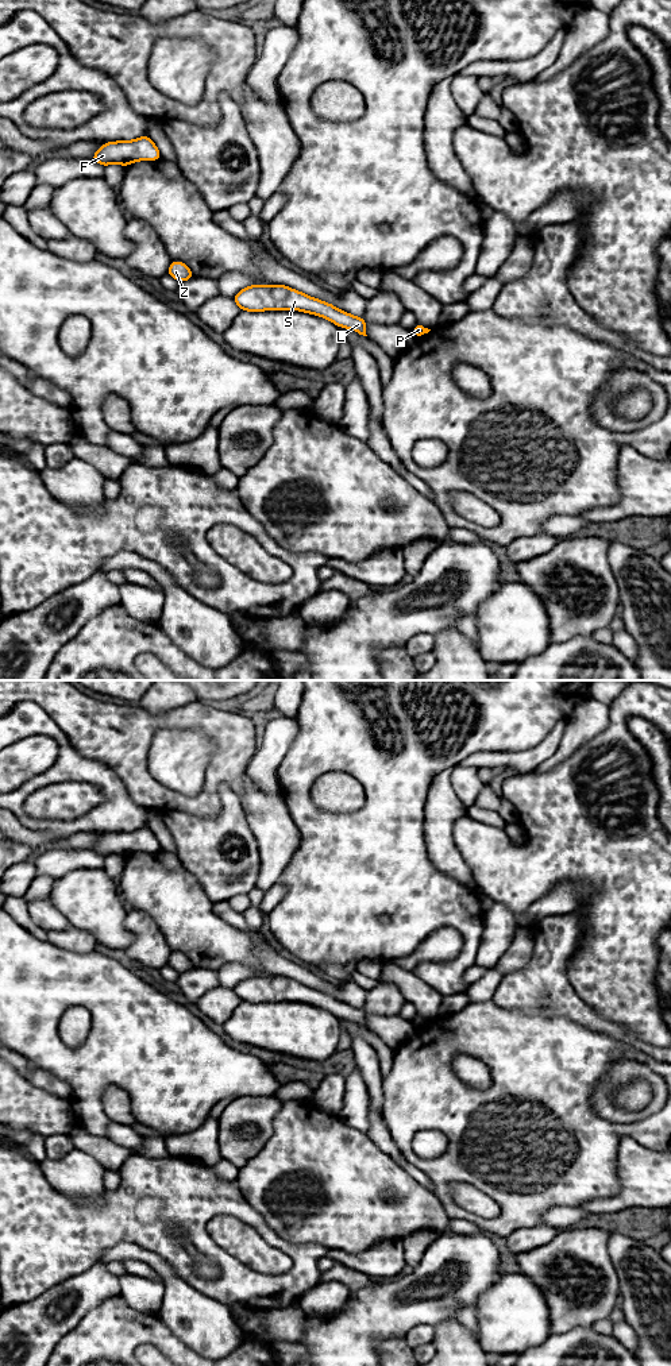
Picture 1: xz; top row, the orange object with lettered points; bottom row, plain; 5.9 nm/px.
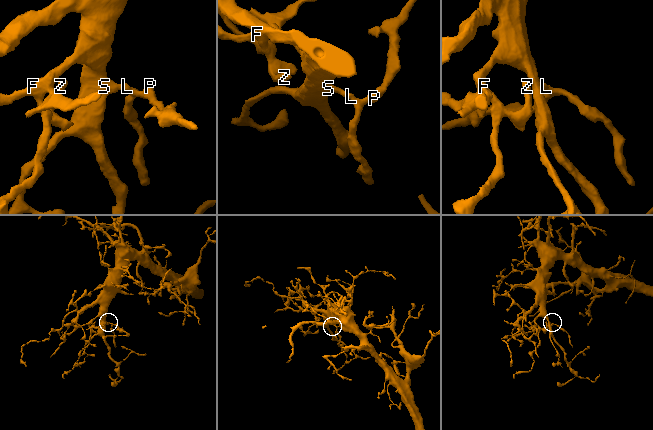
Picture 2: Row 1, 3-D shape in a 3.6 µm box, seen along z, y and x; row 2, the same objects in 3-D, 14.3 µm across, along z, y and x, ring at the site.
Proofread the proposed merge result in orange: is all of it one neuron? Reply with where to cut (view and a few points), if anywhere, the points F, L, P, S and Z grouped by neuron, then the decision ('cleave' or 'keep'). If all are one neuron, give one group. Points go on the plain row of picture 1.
no cut; F L P S Z; keep

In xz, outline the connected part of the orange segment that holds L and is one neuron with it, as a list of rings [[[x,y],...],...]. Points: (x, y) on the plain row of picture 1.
[[[251,976],[236,984],[232,989],[240,1002],[301,1002],[321,1007],[340,1019],[366,1026],[366,1012],[347,1003],[339,1002],[332,995],[309,988],[285,976]]]

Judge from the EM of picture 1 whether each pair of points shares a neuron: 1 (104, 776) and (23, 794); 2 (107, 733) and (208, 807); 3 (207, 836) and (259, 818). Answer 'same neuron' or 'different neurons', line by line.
1: same neuron
2: same neuron
3: different neurons

